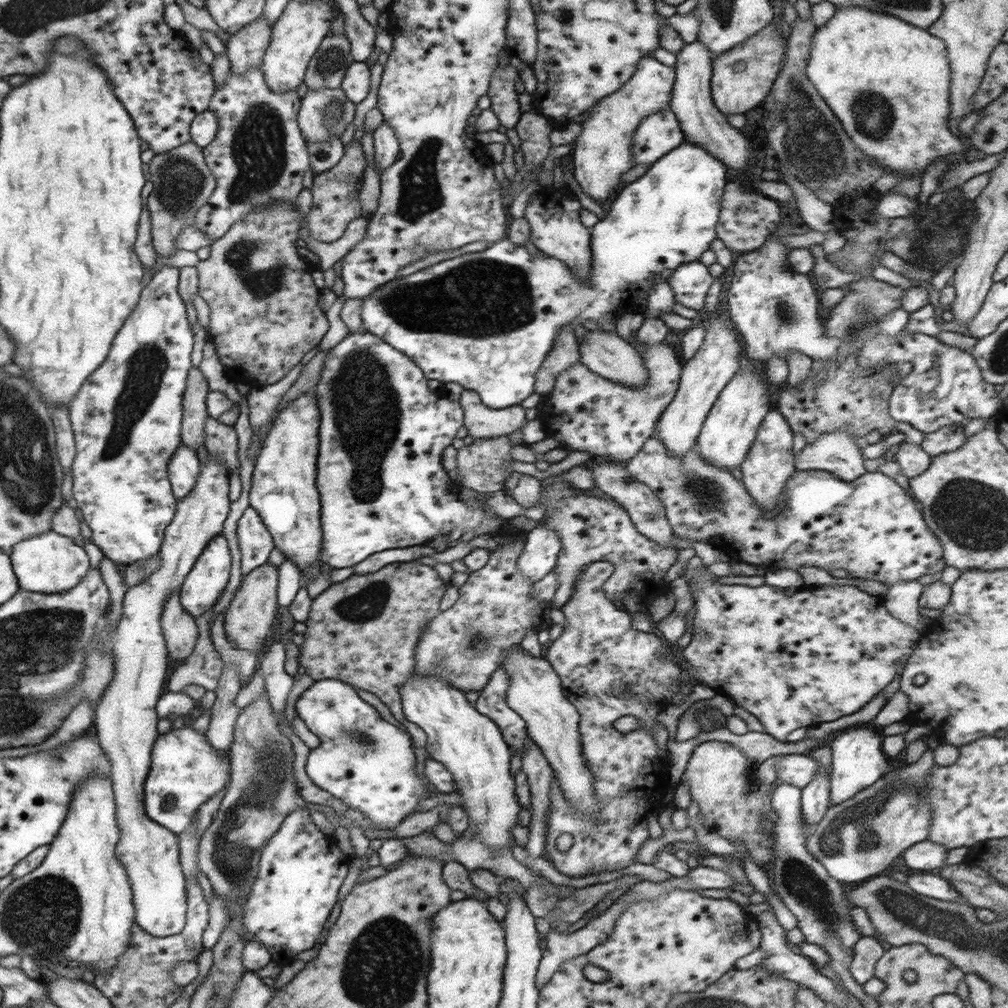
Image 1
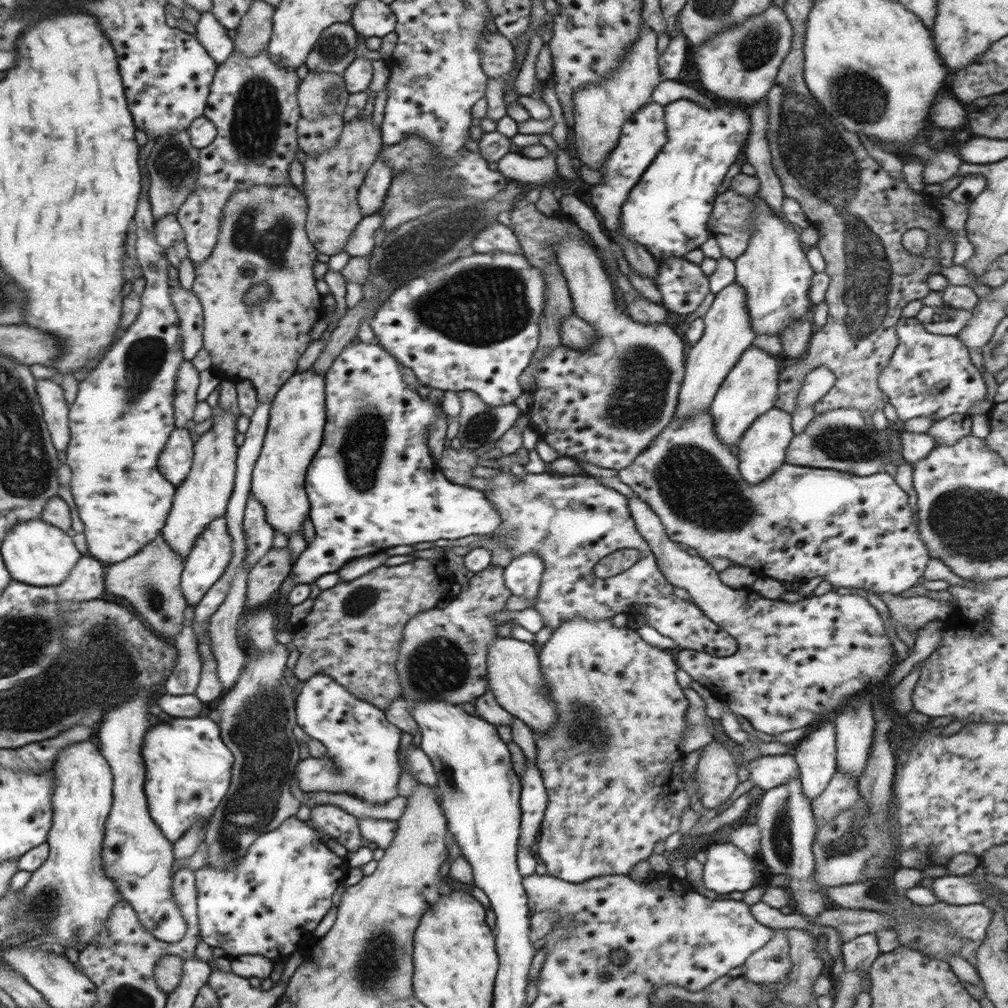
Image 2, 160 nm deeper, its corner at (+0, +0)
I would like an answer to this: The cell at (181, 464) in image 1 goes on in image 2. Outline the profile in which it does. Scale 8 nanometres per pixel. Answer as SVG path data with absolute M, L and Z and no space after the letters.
M176 427L168 437L158 459L158 470L162 476L177 487L190 472L193 461L191 434Z

